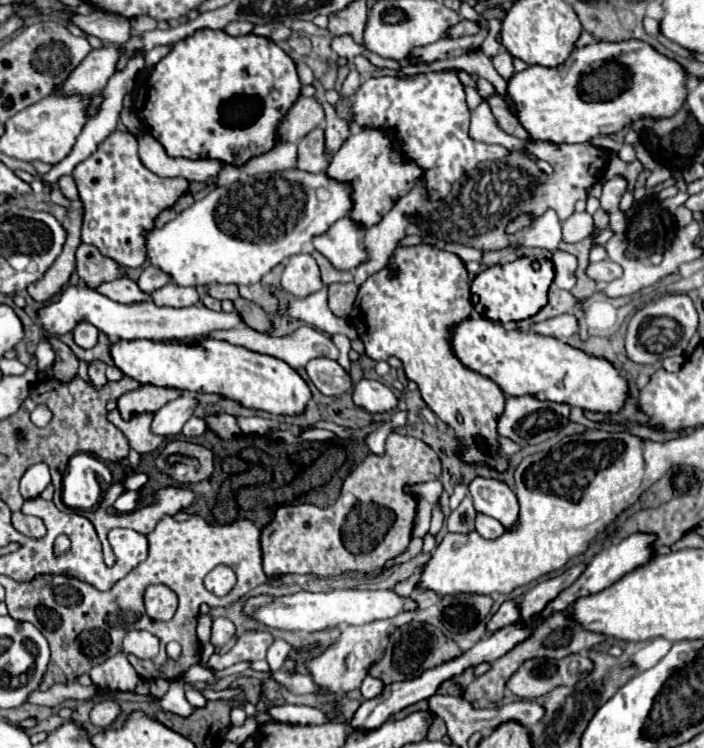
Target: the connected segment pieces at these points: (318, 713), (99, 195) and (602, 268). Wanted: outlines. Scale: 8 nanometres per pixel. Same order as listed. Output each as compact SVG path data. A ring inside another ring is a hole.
M273 705L267 709L267 713L275 721L285 721L291 725L309 725L309 723L321 723L325 721L325 715L321 709L309 707L309 705Z
M113 131L71 175L85 209L81 241L95 245L103 255L113 257L123 267L141 267L145 263L145 233L153 229L153 221L161 211L171 209L175 201L187 193L189 185L189 181L181 177L163 179L151 173L137 155L137 139L127 131Z
M605 259L601 263L591 263L587 267L587 275L599 283L609 283L613 279L619 279L621 273L623 273L621 265L617 265L615 261L609 261L609 259Z

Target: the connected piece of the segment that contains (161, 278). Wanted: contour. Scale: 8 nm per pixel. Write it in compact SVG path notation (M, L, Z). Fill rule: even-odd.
M149 265L149 267L145 267L145 271L141 273L141 277L139 277L139 285L141 285L141 289L145 291L145 293L153 293L153 291L157 291L157 289L161 289L163 285L167 285L171 281L171 277L165 273L165 271L161 271L159 267L155 267L155 265Z

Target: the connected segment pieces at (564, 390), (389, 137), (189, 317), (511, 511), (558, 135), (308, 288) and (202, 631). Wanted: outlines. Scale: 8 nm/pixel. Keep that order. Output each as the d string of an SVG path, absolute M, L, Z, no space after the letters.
M465 319L451 325L451 349L455 357L471 371L481 373L495 381L505 395L537 395L543 401L571 403L589 411L615 413L623 407L627 397L627 381L617 369L605 361L583 353L555 337L543 337L537 333L509 331L503 324L489 319Z
M363 127L353 131L345 145L331 157L329 177L337 181L351 181L353 185L353 213L351 217L363 227L371 227L381 221L381 217L393 207L393 203L409 193L423 177L423 169L405 157L397 141L397 133L391 129Z
M69 285L65 287L55 301L45 303L37 309L39 325L53 337L71 333L77 323L87 321L95 325L101 333L105 333L111 341L123 339L151 339L151 341L165 341L165 339L193 339L193 337L207 337L215 329L231 329L241 323L237 313L217 313L207 309L205 305L191 305L191 307L157 307L155 303L141 303L141 305L121 305L93 289L87 289L85 285Z
M477 477L471 481L469 491L471 491L471 499L475 503L477 513L483 513L501 521L501 525L507 531L517 529L519 503L517 503L515 493L505 483Z
M639 39L619 43L595 41L583 49L575 49L565 63L553 69L533 65L525 71L513 73L513 77L507 79L507 97L511 99L511 111L529 133L529 143L585 143L597 135L613 135L641 117L673 117L683 107L687 95L687 71L675 59L661 55L649 43Z
M309 253L289 257L281 275L281 287L295 297L307 297L319 291L323 287L323 281L315 257Z
M201 615L199 617L197 637L199 637L201 643L209 643L209 637L211 637L211 617L209 615Z

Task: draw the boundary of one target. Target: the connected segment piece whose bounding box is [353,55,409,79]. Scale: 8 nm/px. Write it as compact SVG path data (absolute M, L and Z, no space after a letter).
M357 55L355 59L353 59L353 65L355 65L355 69L359 71L359 75L363 77L363 79L371 79L371 77L383 77L383 75L389 75L389 77L399 77L399 79L407 79L409 75L405 75L403 71L399 71L399 69L385 69L385 67L377 67L377 65L373 65L367 57L363 57L363 55Z

